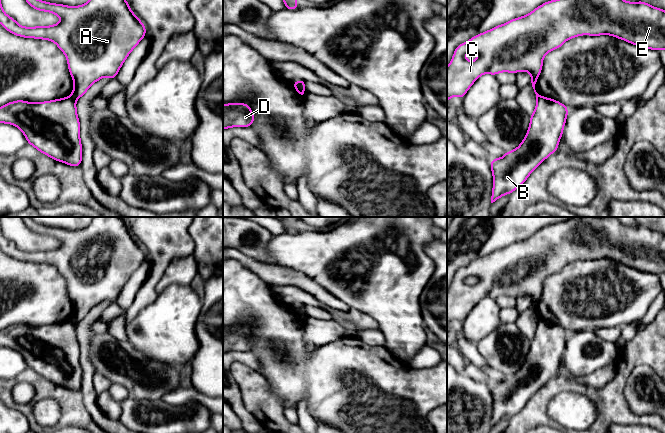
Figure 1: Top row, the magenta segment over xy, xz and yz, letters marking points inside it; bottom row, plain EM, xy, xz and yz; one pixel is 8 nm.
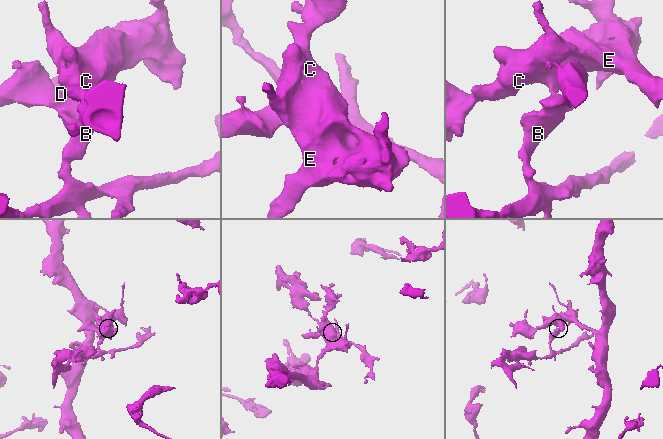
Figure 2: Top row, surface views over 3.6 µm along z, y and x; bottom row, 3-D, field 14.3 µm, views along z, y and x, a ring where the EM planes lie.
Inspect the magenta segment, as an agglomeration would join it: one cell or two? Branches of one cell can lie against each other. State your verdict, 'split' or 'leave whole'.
split

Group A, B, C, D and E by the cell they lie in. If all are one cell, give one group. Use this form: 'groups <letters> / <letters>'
groups A C E / B D

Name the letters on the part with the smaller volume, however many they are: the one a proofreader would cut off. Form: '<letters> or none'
B, D

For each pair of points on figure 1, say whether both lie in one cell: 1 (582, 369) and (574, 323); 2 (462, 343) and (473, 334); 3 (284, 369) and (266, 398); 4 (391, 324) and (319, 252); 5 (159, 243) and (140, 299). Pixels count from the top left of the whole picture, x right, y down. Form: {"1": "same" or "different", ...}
{"1": "different", "2": "different", "3": "different", "4": "same", "5": "same"}

